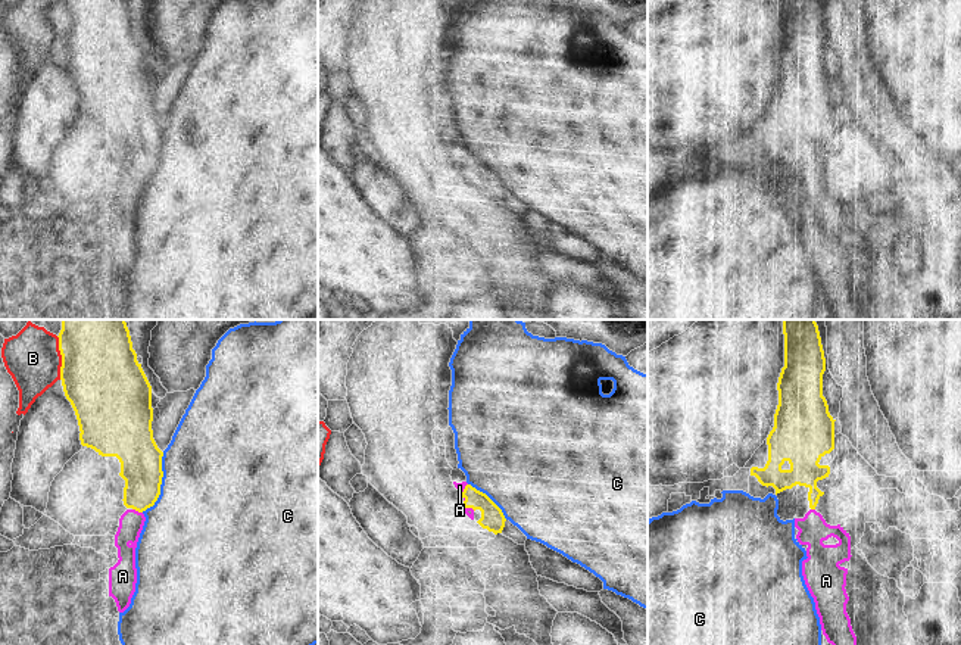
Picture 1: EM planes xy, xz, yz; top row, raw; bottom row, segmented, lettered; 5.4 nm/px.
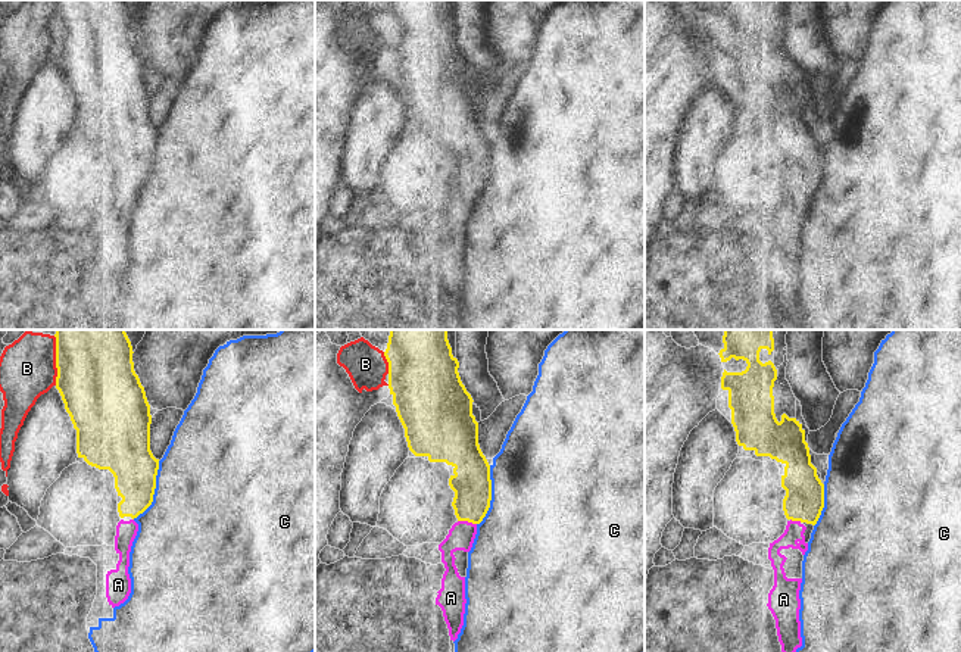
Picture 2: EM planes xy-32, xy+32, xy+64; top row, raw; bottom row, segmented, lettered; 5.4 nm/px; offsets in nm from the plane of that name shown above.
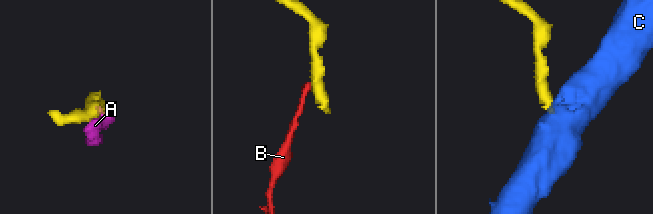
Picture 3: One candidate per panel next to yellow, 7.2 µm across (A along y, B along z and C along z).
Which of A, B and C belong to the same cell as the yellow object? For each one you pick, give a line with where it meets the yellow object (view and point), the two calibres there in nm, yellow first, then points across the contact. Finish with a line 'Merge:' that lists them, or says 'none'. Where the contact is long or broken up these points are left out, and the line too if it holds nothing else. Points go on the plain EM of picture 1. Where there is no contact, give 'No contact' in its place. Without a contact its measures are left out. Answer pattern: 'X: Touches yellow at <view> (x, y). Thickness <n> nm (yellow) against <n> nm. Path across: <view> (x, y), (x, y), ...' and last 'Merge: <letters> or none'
A: Touches yellow at xy (137, 180). Thickness 220 nm (yellow) against 140 nm. Path across: xy (140, 134), (137, 180), (131, 192)
Merge: A.

